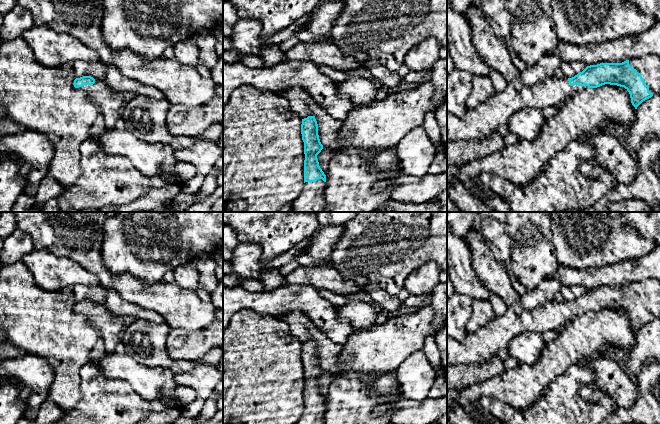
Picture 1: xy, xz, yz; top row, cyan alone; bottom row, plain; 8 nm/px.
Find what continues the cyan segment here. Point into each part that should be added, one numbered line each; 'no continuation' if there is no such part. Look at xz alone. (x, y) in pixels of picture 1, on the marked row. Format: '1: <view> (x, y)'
1: xz (311, 199)

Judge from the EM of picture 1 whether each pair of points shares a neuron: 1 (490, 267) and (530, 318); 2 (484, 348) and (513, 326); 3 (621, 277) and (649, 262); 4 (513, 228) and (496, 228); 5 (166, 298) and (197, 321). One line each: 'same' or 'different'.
1: different
2: same
3: same
4: different
5: same

